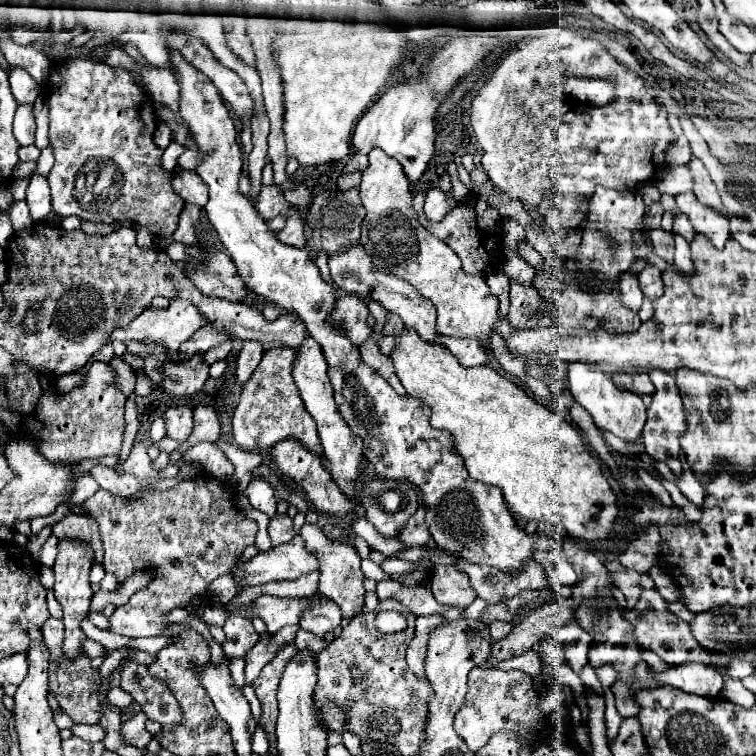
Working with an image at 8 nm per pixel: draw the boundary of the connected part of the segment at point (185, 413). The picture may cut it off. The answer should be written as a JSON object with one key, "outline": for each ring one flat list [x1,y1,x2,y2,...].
{"outline":[[173,406,165,412,167,436,185,442,193,430,193,408,191,406]]}

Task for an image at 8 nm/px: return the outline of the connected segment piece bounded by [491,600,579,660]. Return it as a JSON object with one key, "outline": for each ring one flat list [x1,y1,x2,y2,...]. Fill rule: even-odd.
{"outline":[[555,600,551,604,543,604,537,610,531,610,529,616,523,618,523,622,515,626,507,638,493,644,491,658,493,660,511,658,515,654,529,650,533,644,549,638,557,626,563,626,567,620,573,618,577,606,579,602,573,600]]}

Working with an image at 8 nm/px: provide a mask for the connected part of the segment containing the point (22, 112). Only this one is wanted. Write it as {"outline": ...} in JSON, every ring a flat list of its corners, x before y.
{"outline":[[19,104,13,122,15,138,21,146,33,144,35,140,35,118,33,118,33,104]]}

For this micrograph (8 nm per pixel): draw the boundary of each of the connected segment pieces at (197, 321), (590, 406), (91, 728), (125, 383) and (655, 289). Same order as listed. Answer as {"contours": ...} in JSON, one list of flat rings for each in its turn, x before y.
{"contours":[[[171,300,167,310,151,310,145,308,127,328,117,330,115,336,111,336,111,340,139,340,139,342,163,342,167,348,177,350,181,346,181,342,185,342,189,336,193,336,199,328,207,326,207,316,203,316,199,312,197,306,193,306,187,300]],[[583,362,569,363,567,378,567,390,591,414,593,422,599,428,605,428,607,432,613,432,615,436,619,436,627,442,635,440,641,434,641,428,645,424,645,404,641,400,641,394,617,388,613,384,613,380,605,372,601,372,601,368,583,364]],[[77,724,71,728,71,732,73,732,73,736,79,736,79,738,89,740,89,742,105,738,105,732,99,724]],[[113,358,111,362,109,362,109,366,115,370,115,378,117,378,117,386,123,390,123,394,125,396,129,396,133,390,135,390,135,374,131,372,131,366,125,362,125,360,121,360,121,358]],[[647,264,641,272,639,272,639,282,641,282,641,290,645,296,649,296,651,300,655,296,659,296,659,292,663,292,663,282,661,282,661,270,653,264]]]}

